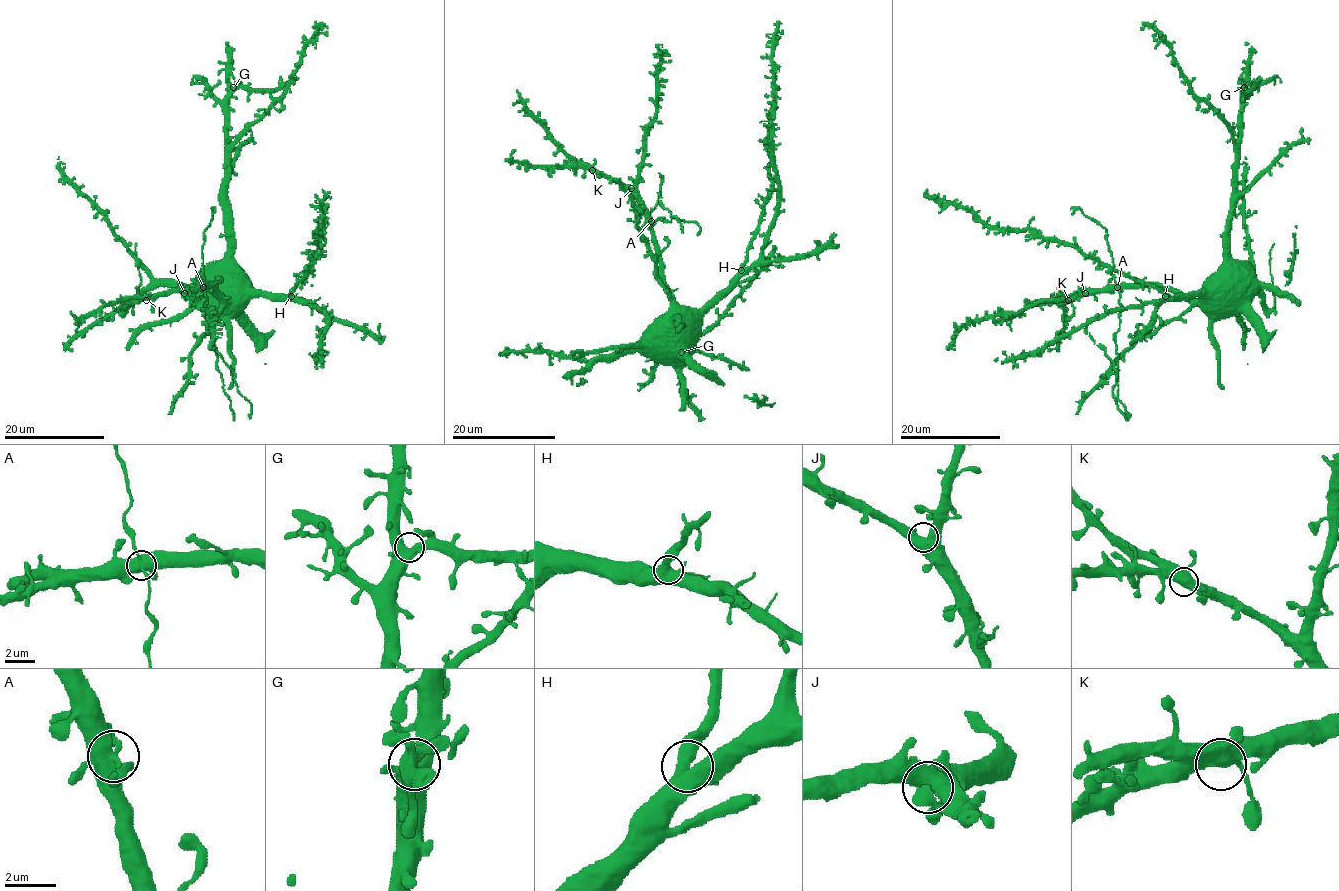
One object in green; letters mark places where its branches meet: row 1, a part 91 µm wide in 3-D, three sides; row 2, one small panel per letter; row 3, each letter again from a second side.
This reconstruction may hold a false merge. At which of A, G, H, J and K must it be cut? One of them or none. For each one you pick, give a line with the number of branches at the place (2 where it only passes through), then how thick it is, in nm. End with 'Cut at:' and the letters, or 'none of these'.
A: branches 4; calibre 480 nm
Cut at: A

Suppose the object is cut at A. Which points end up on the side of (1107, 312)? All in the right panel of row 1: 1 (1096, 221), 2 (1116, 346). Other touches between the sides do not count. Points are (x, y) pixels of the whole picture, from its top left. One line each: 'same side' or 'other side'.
1: other side
2: other side

